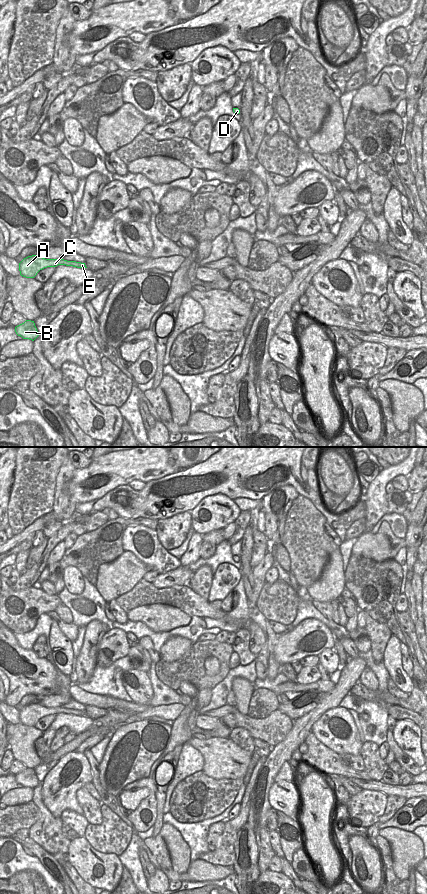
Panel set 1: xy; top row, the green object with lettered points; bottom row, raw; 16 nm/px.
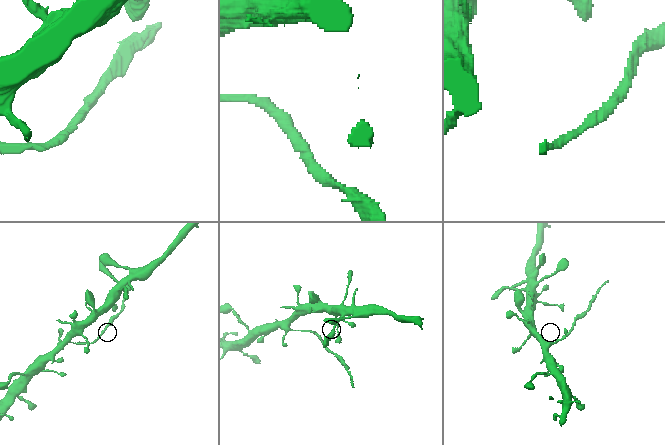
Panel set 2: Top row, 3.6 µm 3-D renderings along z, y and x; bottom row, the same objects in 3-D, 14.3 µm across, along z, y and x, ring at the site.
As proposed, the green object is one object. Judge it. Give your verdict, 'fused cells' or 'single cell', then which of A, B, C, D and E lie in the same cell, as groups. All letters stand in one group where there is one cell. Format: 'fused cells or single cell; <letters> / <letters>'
fused cells; A B C D / E

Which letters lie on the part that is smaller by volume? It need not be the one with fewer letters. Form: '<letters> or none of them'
E

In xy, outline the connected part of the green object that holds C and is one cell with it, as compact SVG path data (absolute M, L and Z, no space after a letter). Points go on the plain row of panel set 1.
M32 703L24 706L19 711L20 723L26 726L34 726L37 721L47 715L62 713L64 707L45 707L39 703Z

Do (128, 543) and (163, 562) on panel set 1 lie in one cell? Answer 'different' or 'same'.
same

